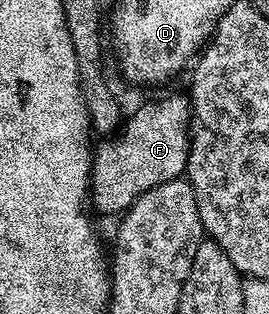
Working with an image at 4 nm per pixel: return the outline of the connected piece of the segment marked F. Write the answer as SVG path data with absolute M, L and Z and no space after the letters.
M185 93L170 94L167 98L158 98L155 102L146 102L134 115L127 117L120 127L117 136L107 137L102 143L93 147L94 163L90 169L88 198L93 209L102 214L121 216L129 210L141 194L154 186L164 184L168 180L183 177L188 164L190 151L190 99Z

